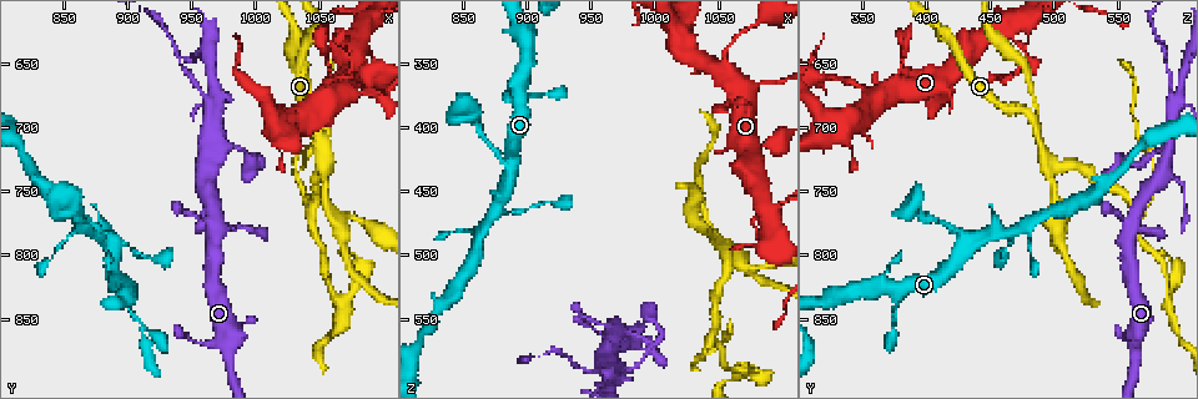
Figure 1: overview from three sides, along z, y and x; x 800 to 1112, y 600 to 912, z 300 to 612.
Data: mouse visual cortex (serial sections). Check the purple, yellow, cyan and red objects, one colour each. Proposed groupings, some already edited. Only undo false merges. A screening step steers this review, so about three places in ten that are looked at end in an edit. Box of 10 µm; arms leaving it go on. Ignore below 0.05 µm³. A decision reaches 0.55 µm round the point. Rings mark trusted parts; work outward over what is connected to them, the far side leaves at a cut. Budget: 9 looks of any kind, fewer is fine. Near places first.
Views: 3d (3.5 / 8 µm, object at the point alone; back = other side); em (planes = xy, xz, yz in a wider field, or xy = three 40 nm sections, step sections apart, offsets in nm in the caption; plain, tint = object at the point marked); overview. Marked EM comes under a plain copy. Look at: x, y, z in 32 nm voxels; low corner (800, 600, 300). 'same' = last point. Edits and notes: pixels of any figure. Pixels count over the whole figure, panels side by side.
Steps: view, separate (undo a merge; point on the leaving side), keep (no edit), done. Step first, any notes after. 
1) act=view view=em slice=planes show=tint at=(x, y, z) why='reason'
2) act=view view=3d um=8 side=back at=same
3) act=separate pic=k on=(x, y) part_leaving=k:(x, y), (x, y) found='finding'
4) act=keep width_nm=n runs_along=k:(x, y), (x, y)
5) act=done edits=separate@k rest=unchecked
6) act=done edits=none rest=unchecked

act=view view=3d um=3.5 at=(878, 782, 462) why='calibre changes'

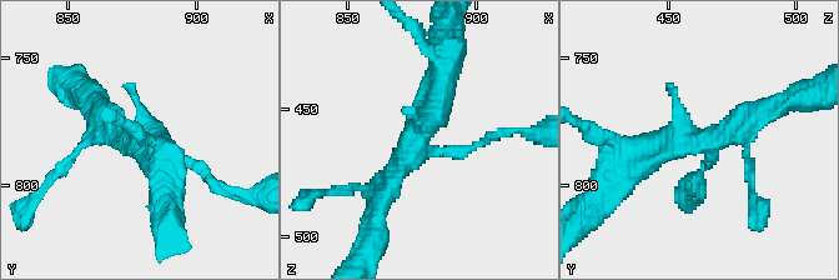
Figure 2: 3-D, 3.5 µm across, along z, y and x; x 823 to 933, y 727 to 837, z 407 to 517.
act=view view=em slice=xy step=2 show=tint at=(877, 783, 464)

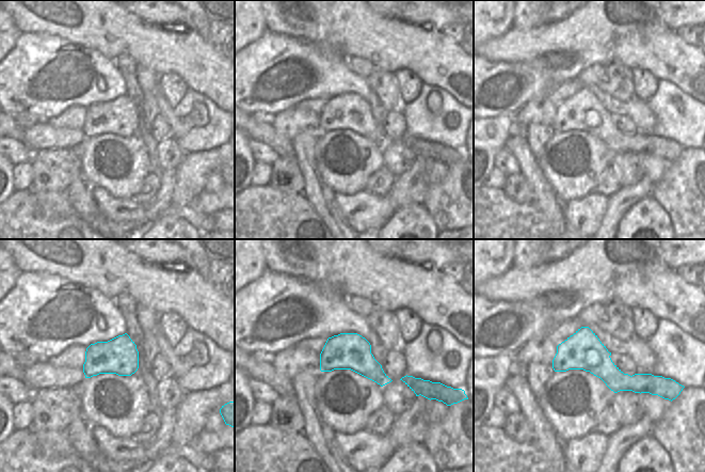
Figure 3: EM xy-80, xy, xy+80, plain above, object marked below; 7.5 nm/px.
act=keep width_nm=280 runs_along=2:(443, 71), (436, 110), (382, 203) found='all the same cell'

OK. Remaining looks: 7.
act=view view=3d um=8 at=(1042, 686, 478)

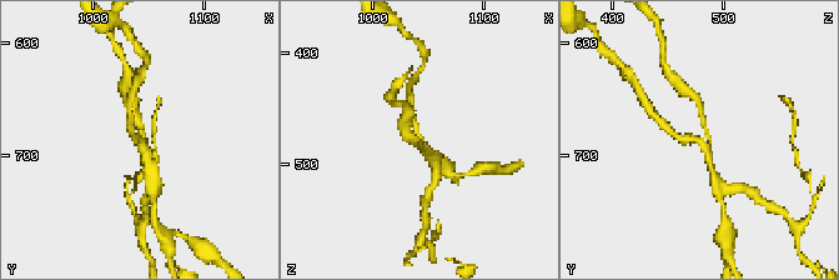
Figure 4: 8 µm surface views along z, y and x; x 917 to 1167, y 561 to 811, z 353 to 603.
act=view view=3d um=3.5 at=same

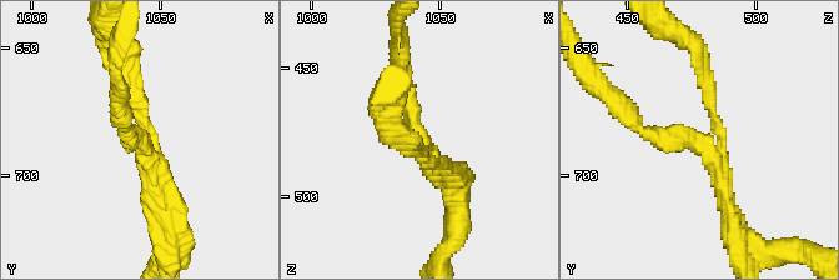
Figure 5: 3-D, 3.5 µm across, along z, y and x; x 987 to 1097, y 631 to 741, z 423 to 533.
act=view view=em slice=planes show=tint at=(1043, 689, 477) arms=3 arm_widths_nm=200,200,250 why='shape alone is not enough'

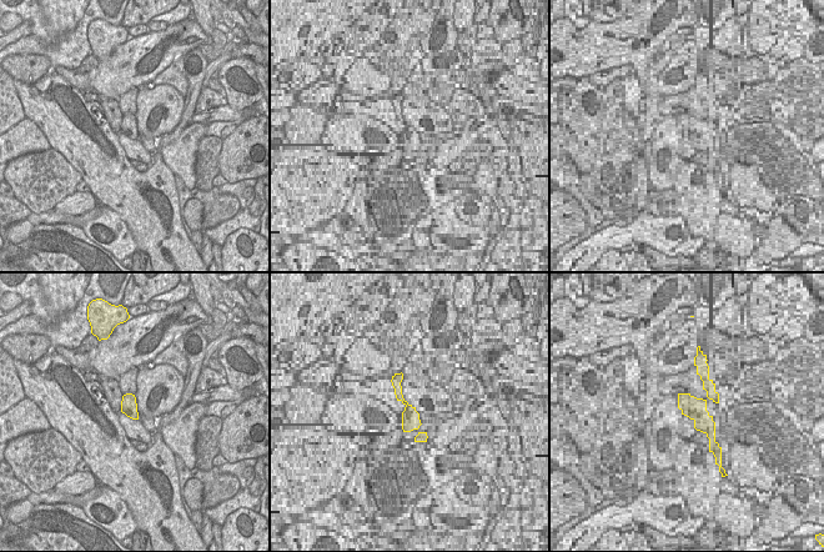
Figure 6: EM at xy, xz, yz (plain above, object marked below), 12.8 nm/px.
act=separate pic=5 on=(463, 231) width_nm=220 found='two cells meet here'

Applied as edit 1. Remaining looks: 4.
act=view view=overview why='redraw'

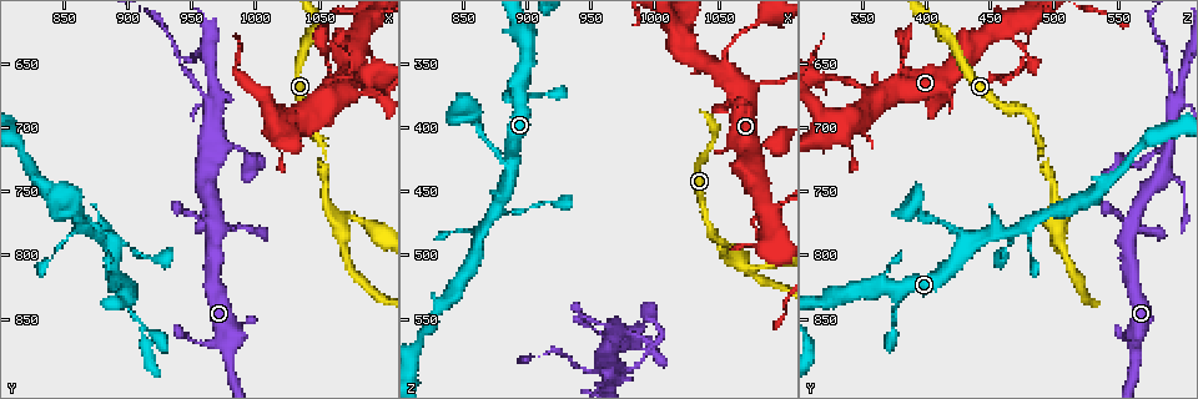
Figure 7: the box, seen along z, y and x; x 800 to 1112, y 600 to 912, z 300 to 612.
act=view view=3d um=3.5 at=(1066, 772, 506) why='side arm on a straight run'

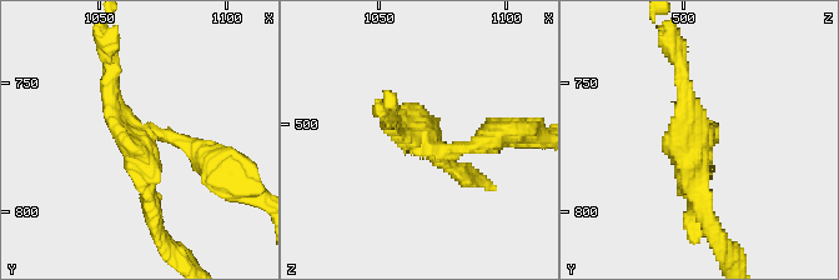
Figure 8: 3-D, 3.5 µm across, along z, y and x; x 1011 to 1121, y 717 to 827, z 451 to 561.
act=view view=em slice=planes show=tint at=(1066, 773, 505) arms=3 arm_widths_nm=200,200,250 why='shape alone is not enough'

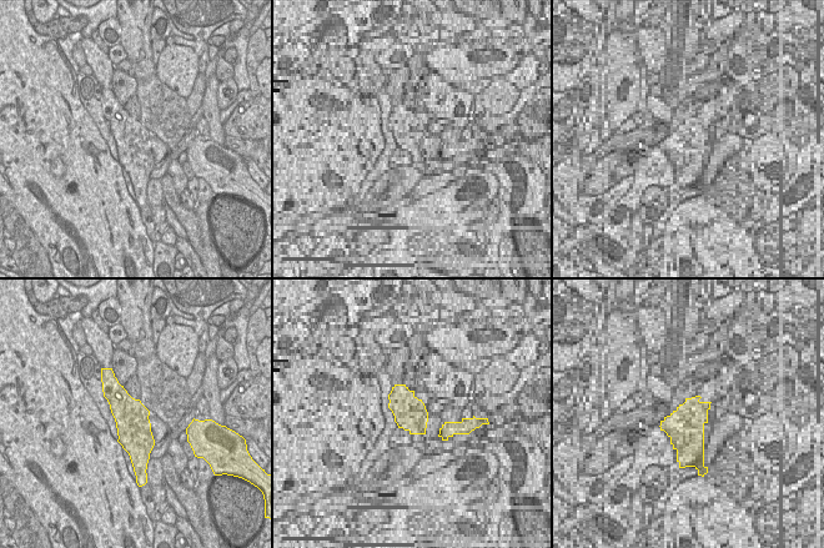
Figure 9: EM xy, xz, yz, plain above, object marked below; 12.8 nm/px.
act=view view=em slice=xy step=1 show=tint at=same why='another direction'

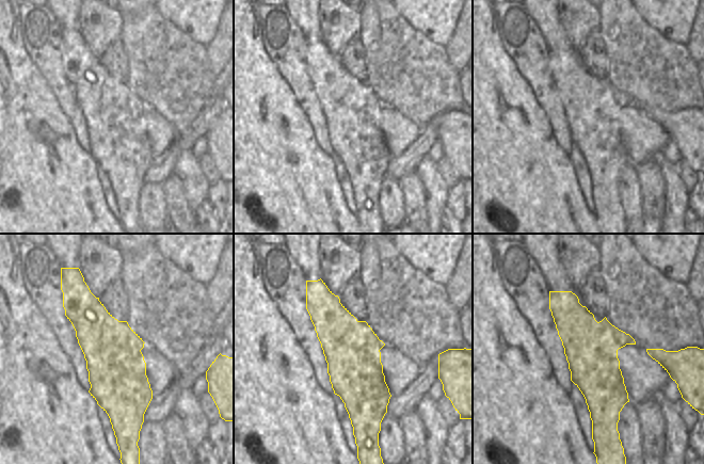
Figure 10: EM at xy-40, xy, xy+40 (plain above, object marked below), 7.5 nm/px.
act=separate pic=8 on=(201, 151) width_nm=420 part_leaving=8:(162, 135), (247, 185), (255, 204) found='a second cell is stuck on'

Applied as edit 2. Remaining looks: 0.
act=done edits=separate@5,separate@8 rest=unchecked

